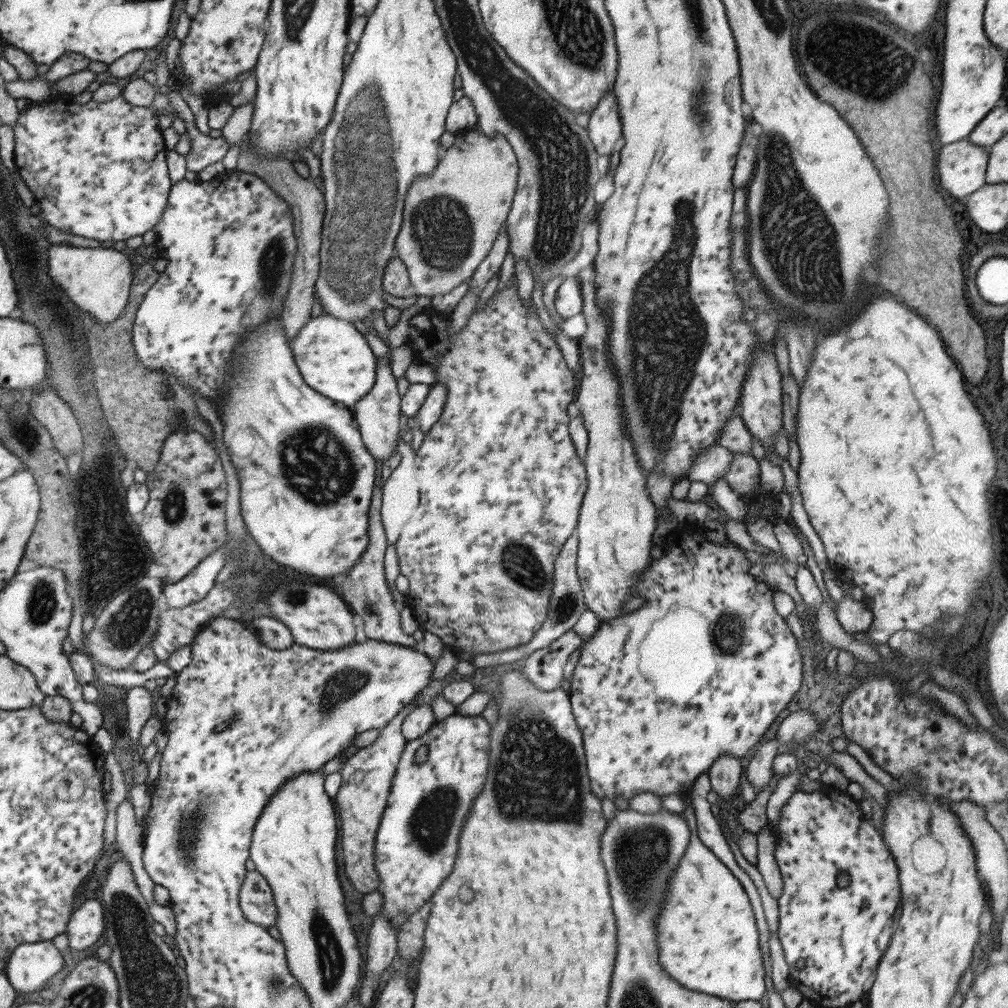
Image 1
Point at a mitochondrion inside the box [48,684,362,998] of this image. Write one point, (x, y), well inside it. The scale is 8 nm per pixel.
(331, 960)

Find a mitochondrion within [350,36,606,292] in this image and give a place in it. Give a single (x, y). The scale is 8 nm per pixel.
(441, 228)

